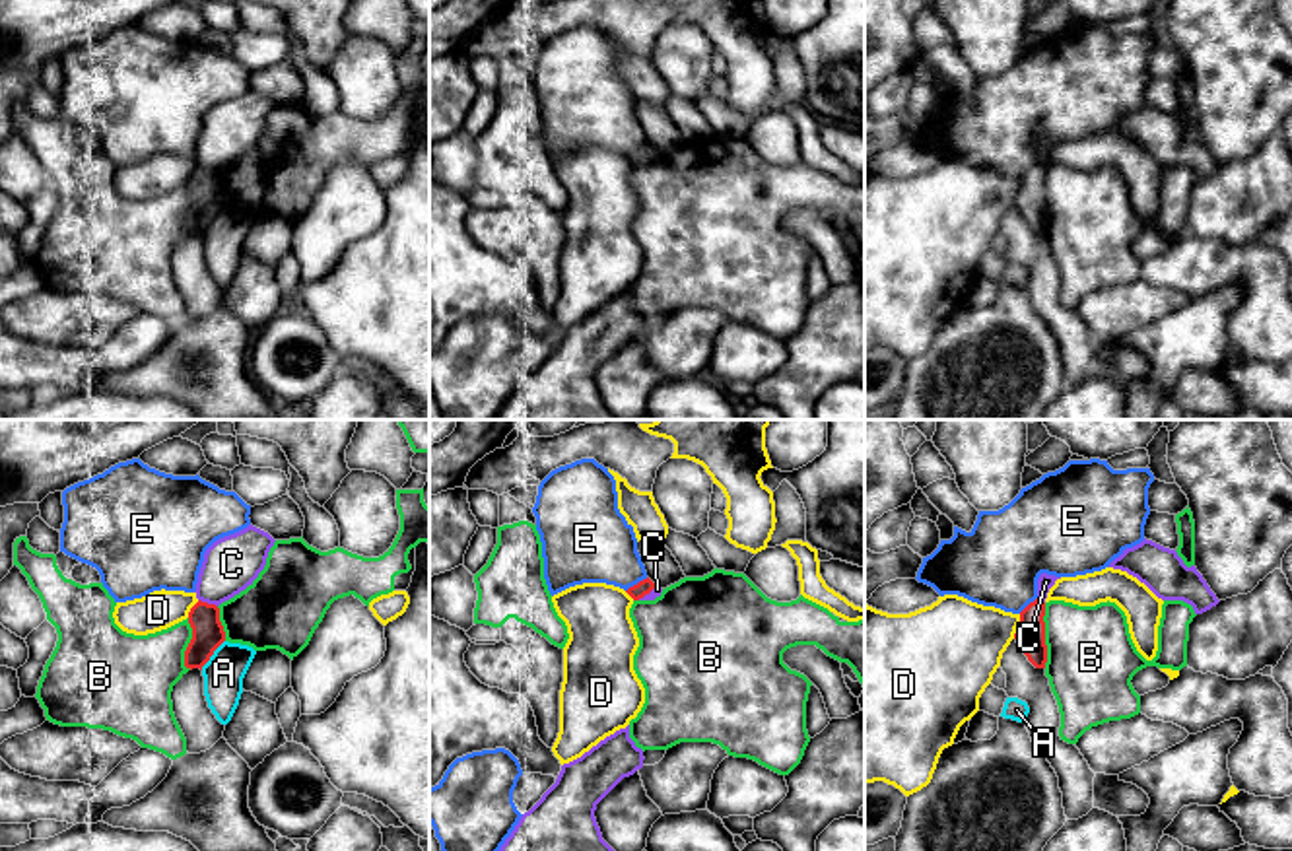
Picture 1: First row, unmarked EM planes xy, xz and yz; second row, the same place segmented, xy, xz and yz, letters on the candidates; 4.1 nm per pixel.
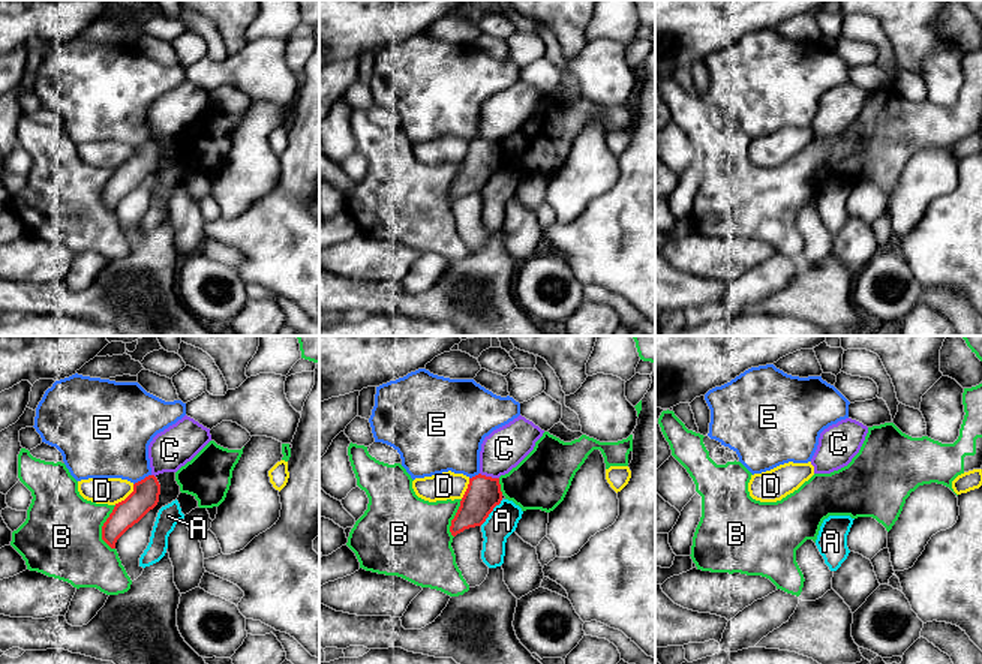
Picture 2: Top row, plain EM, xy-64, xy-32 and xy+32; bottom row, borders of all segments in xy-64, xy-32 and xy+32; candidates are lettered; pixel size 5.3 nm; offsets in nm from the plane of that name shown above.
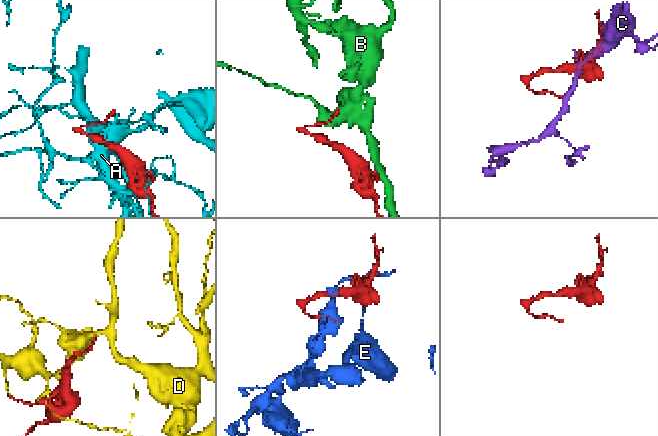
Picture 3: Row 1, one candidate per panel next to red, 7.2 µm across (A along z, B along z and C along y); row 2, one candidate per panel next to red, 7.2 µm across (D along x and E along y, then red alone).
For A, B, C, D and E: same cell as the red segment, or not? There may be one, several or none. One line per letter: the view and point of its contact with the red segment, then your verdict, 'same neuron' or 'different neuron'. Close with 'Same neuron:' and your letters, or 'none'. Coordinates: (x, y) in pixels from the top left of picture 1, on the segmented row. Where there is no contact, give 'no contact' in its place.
A: contact xy (212, 653); different neuron
B: contact yz (1044, 636); different neuron
C: contact xy (206, 603); different neuron
D: contact yz (1019, 626); different neuron
E: contact xz (638, 583); different neuron
Same neuron: none

